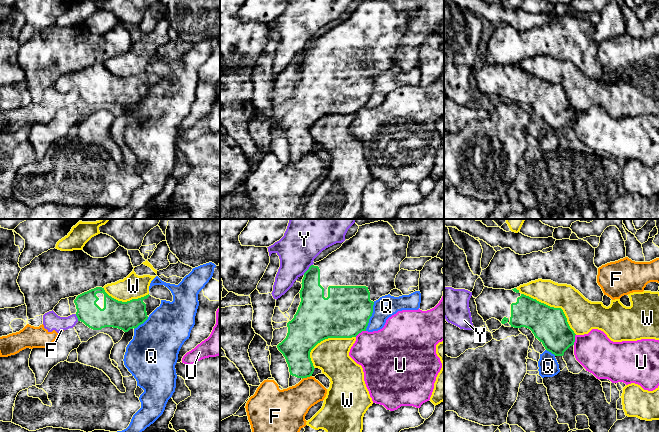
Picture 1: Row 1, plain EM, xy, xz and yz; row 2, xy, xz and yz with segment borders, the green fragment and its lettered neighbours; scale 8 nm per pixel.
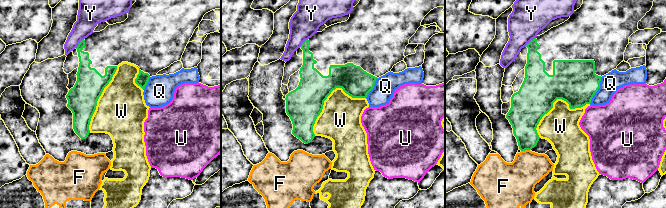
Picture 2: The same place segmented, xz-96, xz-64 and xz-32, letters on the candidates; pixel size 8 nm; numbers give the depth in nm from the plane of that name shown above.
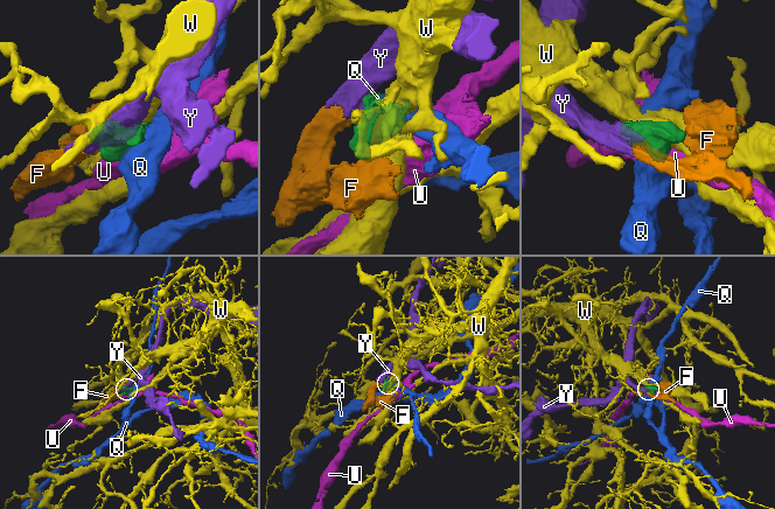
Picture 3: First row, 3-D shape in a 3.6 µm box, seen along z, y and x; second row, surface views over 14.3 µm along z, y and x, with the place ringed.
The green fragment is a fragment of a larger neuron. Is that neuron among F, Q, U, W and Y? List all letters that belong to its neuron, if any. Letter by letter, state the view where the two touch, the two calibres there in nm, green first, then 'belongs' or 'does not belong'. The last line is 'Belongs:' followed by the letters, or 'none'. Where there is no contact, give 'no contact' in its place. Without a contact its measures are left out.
F: meets green in xz; 240 nm thick on the green side, 280 nm on the other; does not belong
Q: meets green in xz; 400 nm thick on the green side, 170 nm on the other; does not belong
U: meets green in xz; 400 nm thick on the green side, 380 nm on the other; does not belong
W: meets green in yz; 300 nm thick on the green side, 260 nm on the other; does not belong
Y: meets green in xz; 190 nm thick on the green side, 320 nm on the other; does not belong
Belongs: none

